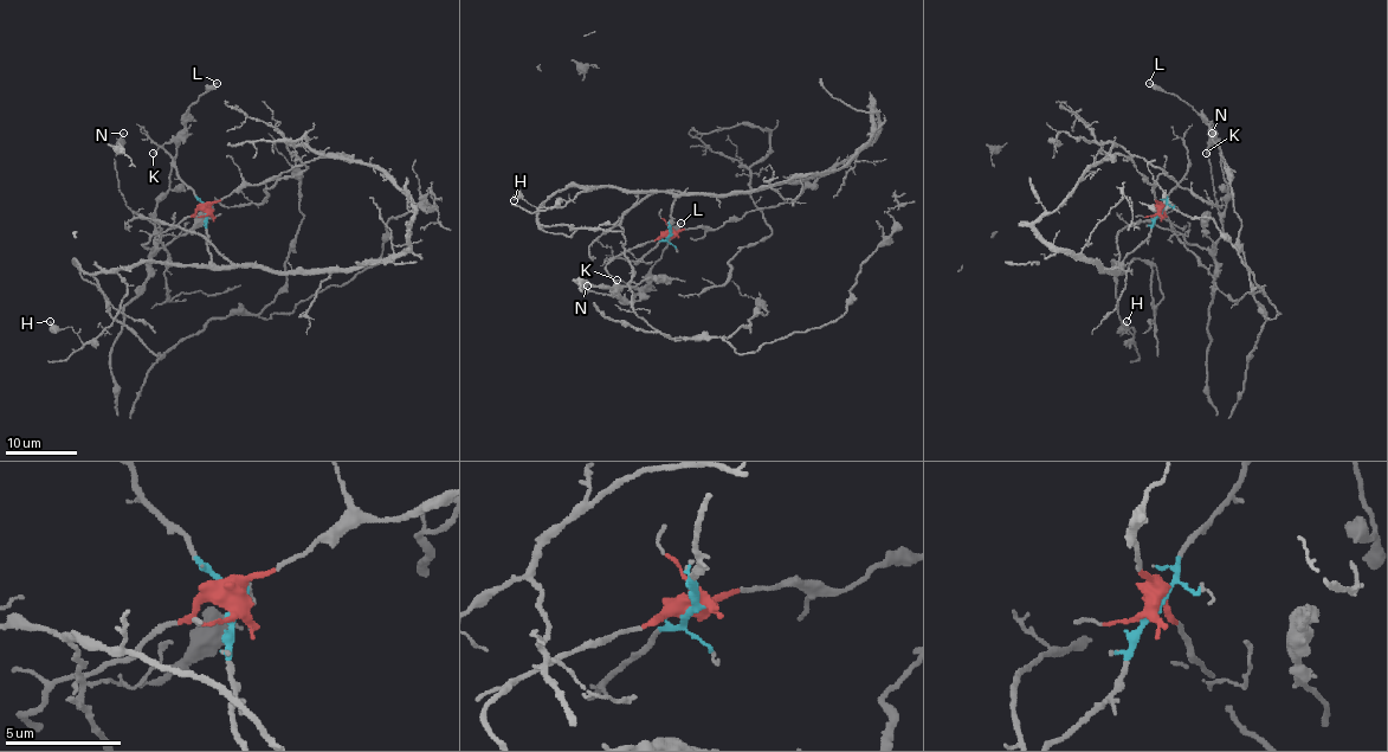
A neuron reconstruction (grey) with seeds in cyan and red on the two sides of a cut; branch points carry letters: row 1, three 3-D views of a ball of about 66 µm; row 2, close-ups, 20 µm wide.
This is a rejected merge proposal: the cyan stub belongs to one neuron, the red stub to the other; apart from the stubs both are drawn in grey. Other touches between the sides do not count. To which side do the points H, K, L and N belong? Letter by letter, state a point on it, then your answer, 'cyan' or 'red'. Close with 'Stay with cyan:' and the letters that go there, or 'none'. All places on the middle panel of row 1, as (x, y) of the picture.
H: (514, 200) | cyan
K: (617, 280) | red
L: (680, 223) | red
N: (587, 285) | red
Stay with cyan: H

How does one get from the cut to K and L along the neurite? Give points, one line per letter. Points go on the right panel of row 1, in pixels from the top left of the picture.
K: (1159, 211), (1192, 245), (1213, 246), (1221, 232), (1227, 187), (1220, 145), (1214, 141), (1206, 152)
L: (1159, 211), (1192, 245), (1211, 249), (1221, 232), (1227, 187), (1220, 140), (1213, 129), (1183, 100), (1148, 82)

